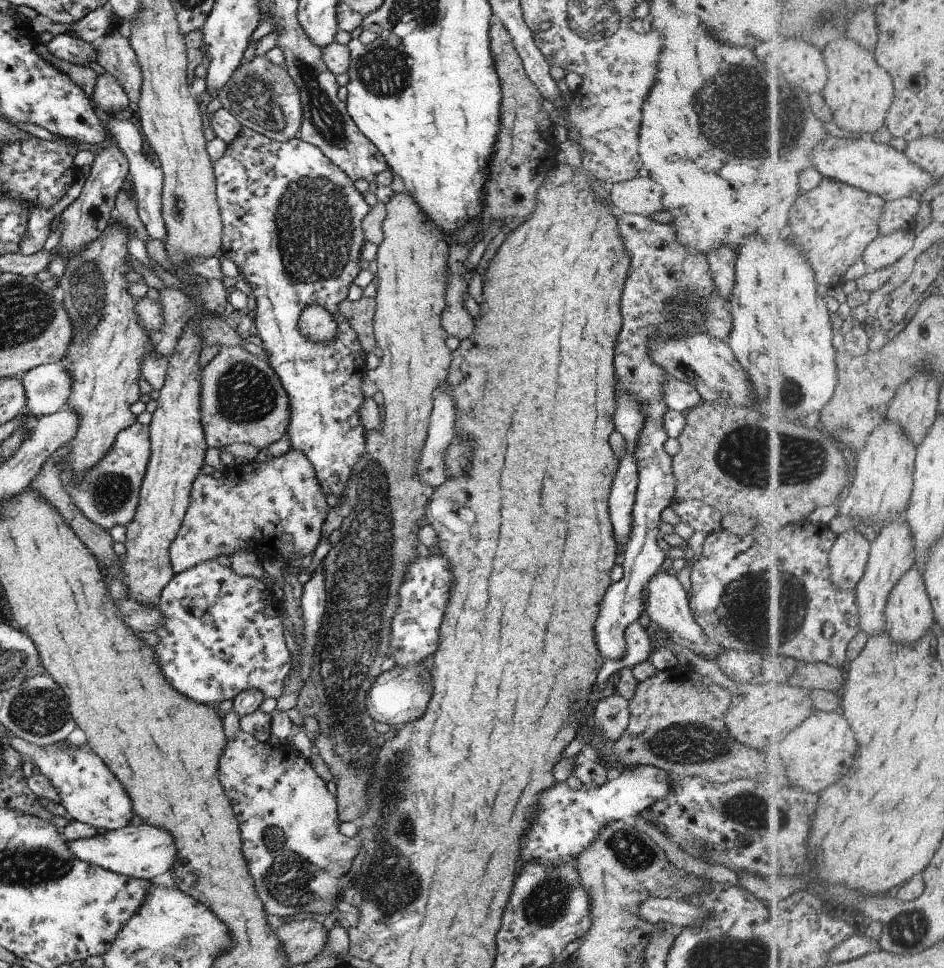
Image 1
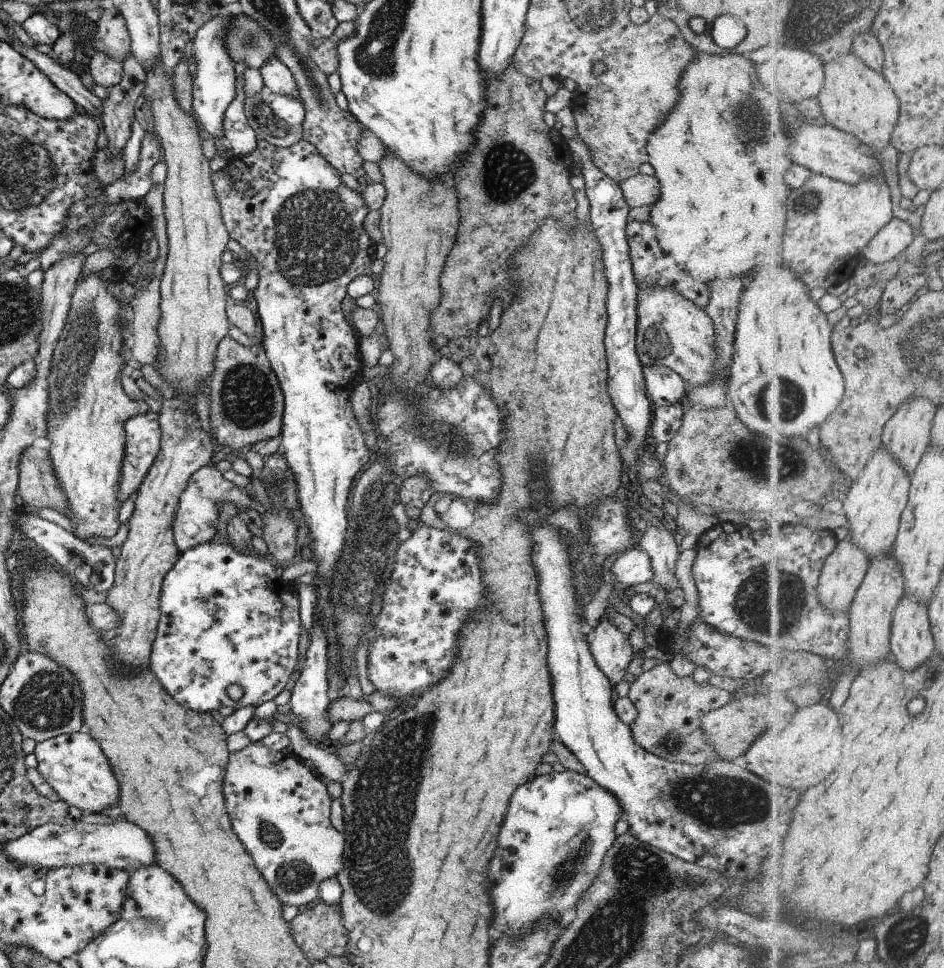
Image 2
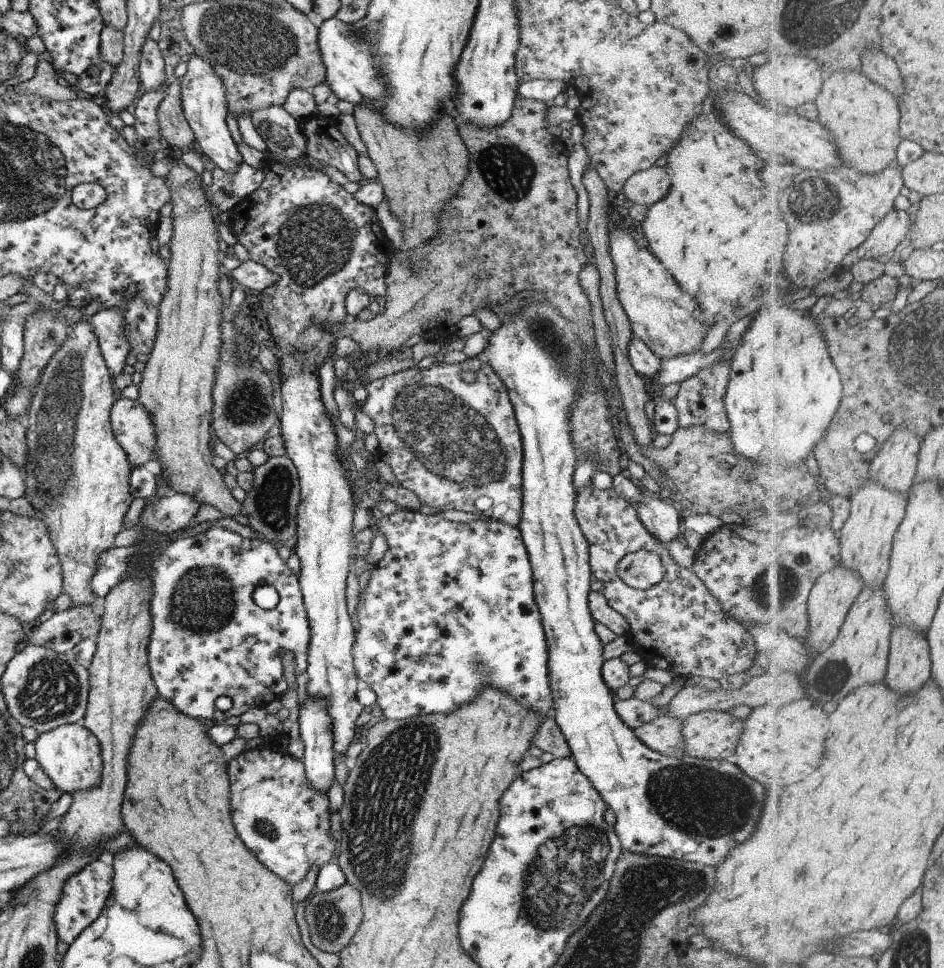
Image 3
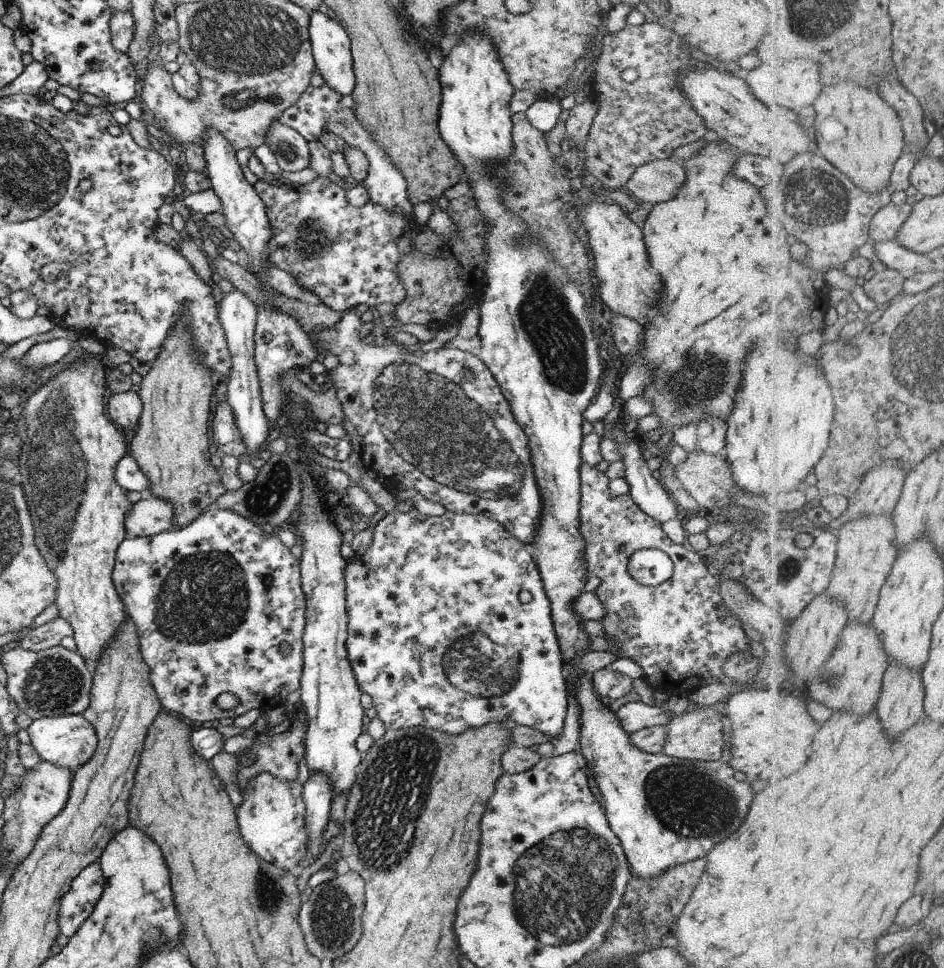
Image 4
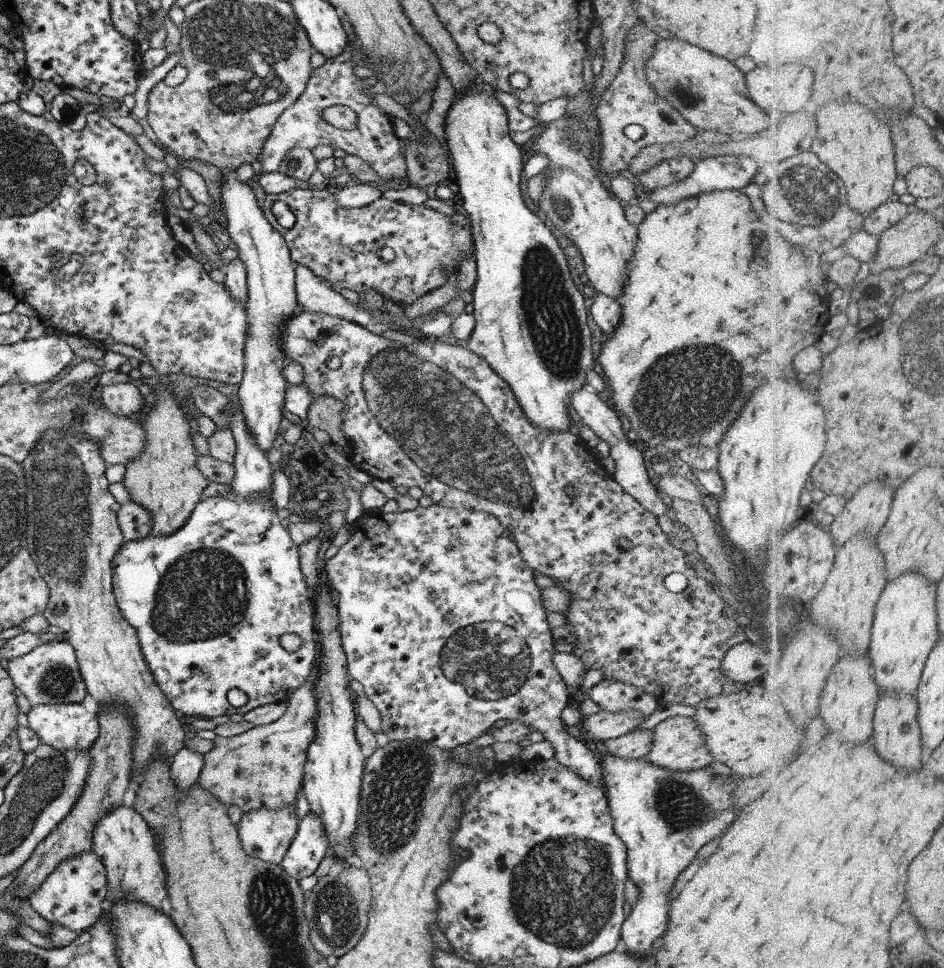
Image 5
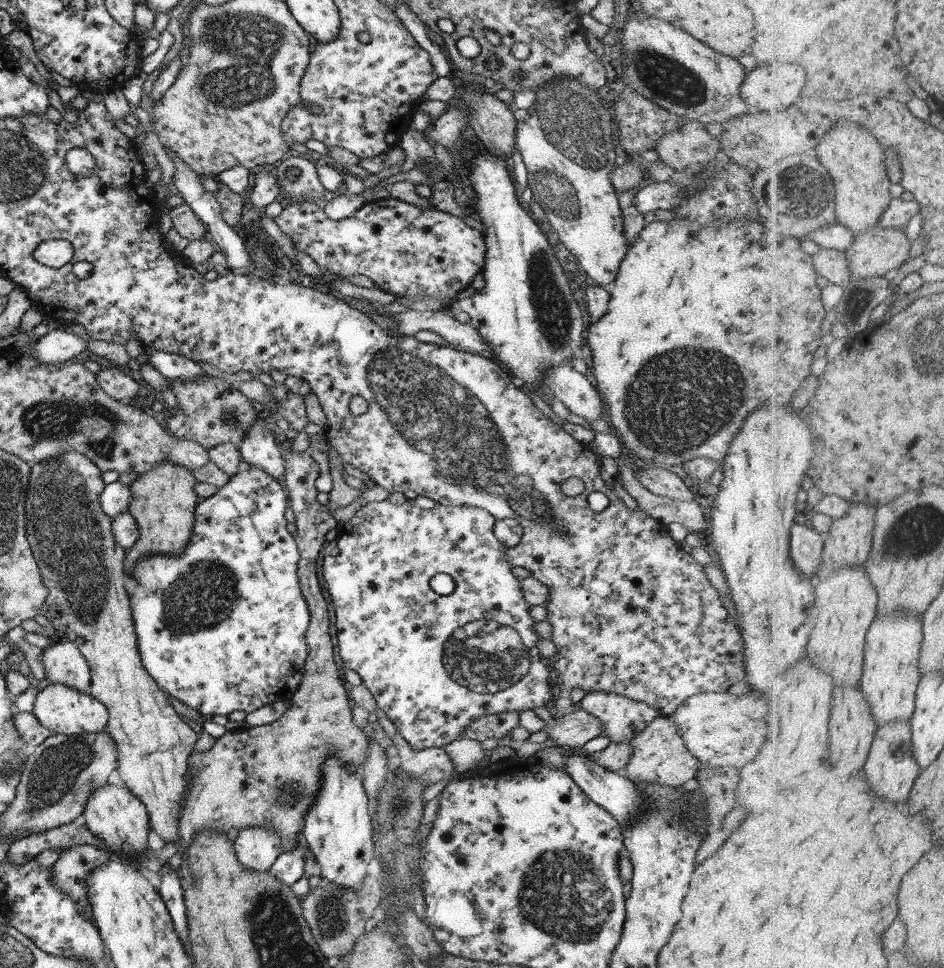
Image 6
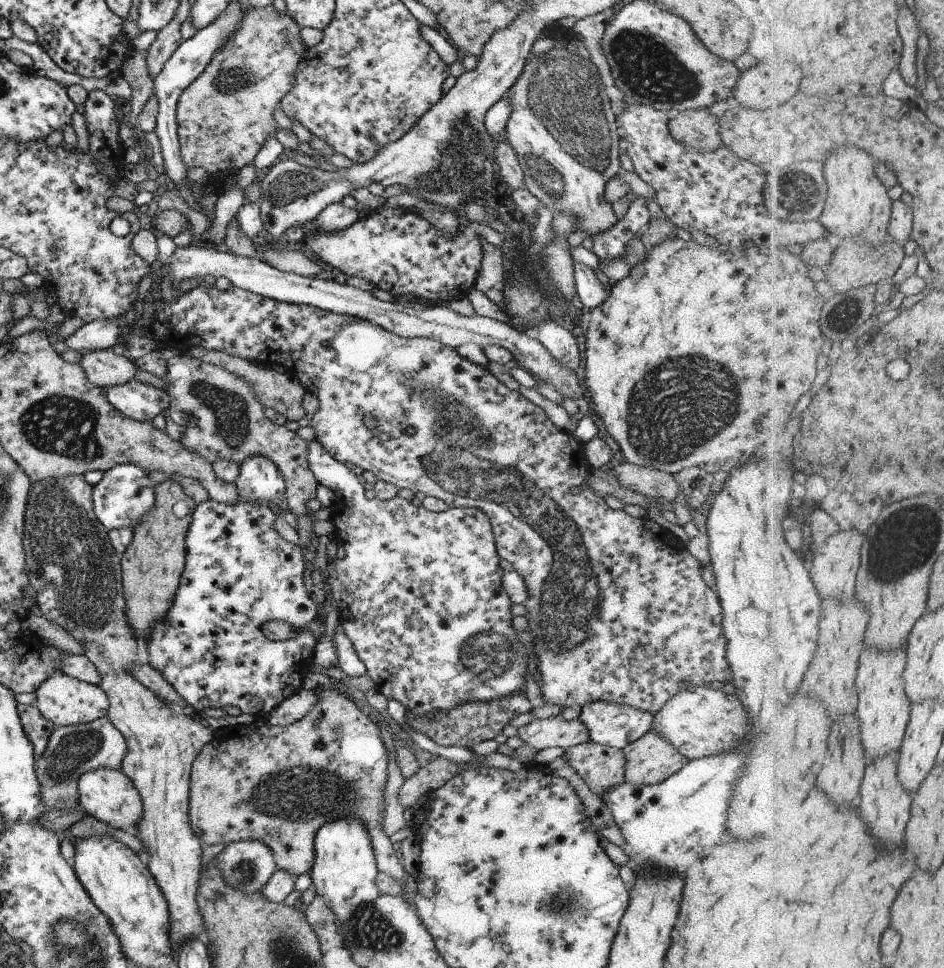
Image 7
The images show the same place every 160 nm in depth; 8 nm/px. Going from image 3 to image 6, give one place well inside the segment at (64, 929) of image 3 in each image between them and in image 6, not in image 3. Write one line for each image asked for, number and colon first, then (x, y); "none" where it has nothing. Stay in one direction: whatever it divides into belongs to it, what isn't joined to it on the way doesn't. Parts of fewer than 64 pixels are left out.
4: (76, 904)
5: (72, 896)
6: (68, 874)

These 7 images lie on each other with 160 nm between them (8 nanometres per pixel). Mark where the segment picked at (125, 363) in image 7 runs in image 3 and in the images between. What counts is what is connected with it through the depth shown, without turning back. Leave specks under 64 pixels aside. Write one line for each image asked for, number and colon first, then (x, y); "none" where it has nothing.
3: (131, 424)
4: (124, 408)
5: (123, 399)
6: (120, 387)

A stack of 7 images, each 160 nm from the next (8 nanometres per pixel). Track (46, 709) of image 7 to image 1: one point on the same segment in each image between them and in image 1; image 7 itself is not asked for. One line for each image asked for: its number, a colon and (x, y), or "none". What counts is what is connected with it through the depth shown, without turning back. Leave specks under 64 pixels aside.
1: (89, 793)
2: (71, 764)
3: (69, 755)
4: (68, 741)
5: (72, 727)
6: (61, 710)

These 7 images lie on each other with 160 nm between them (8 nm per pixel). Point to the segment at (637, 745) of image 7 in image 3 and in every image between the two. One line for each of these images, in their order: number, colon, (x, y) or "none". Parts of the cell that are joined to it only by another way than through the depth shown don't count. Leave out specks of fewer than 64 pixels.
3: (707, 734)
4: (696, 735)
5: (678, 744)
6: (658, 755)

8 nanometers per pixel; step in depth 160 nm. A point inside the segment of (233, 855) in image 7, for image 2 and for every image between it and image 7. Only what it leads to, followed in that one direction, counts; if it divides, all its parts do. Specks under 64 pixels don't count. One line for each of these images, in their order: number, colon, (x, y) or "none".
2: (280, 810)
3: (277, 814)
4: (270, 818)
5: (264, 833)
6: (255, 847)

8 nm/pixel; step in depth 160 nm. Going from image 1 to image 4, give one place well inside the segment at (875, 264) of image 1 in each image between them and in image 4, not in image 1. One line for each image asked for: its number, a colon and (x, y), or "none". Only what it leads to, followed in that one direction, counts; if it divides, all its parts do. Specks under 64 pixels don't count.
2: (888, 244)
3: (893, 229)
4: (886, 224)

